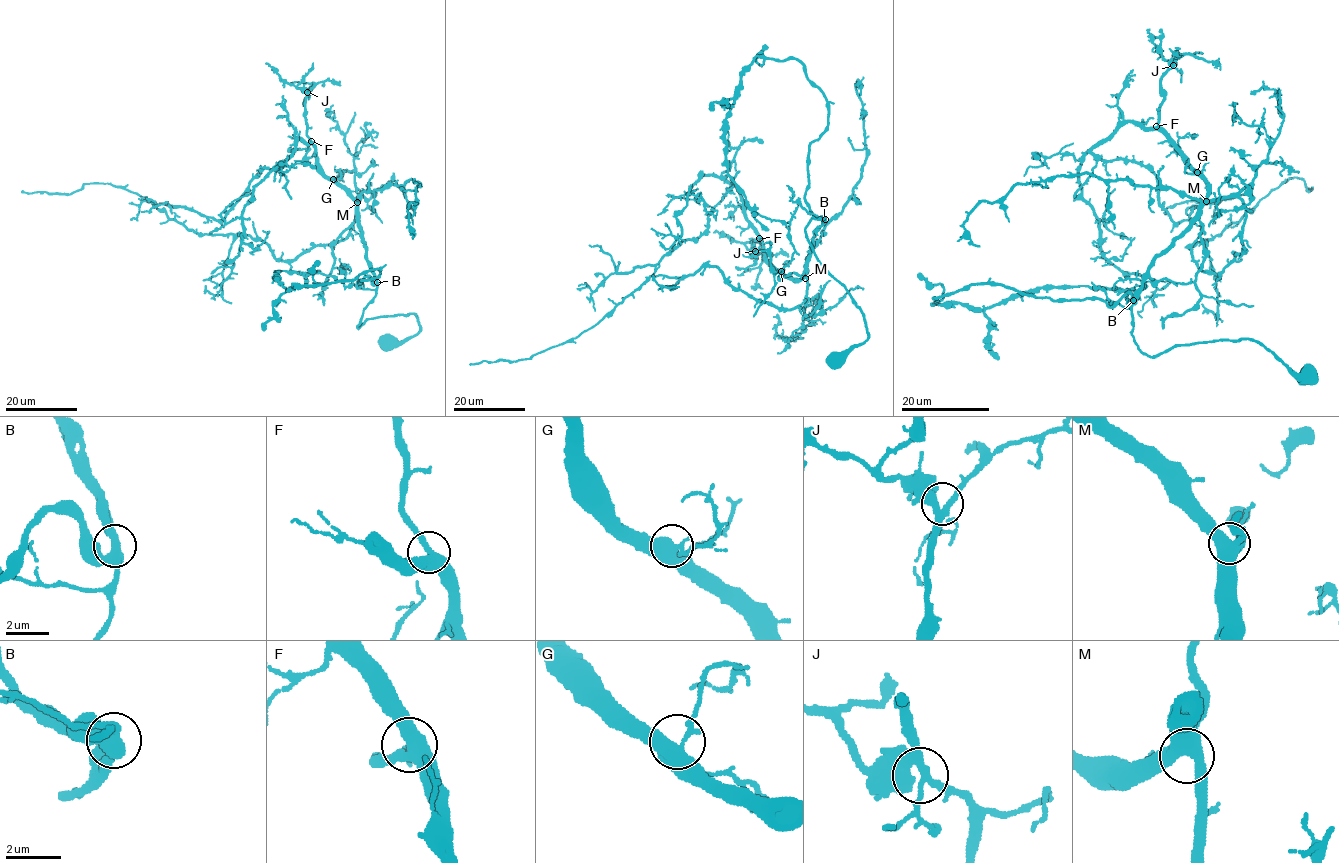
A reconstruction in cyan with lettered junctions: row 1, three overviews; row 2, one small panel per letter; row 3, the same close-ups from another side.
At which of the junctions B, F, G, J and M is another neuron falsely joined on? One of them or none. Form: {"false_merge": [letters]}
{"false_merge": []}

